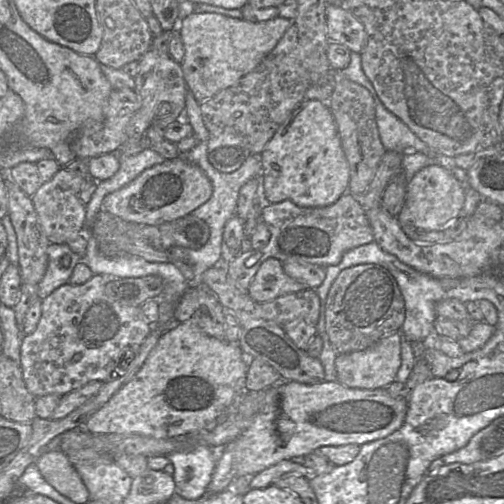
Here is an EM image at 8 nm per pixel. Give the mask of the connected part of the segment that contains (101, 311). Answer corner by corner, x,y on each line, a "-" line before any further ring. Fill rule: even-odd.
95,274
92,276
92,278
90,280
88,280
87,282
80,284
80,285
72,285
70,283
66,283
66,284
62,285
61,287
59,287
58,289
54,290
48,297
46,297
45,299
42,300
42,314
41,314
41,318
39,320
39,323
37,325
37,328
35,329
35,331
32,334
26,335
23,337
22,344
20,347
20,361
21,361
20,367
21,367
21,371
22,371
22,375
23,375
23,380
26,384
26,388
35,398
39,398
41,396
45,396
45,395
49,395
49,394
57,394
57,395
63,397
63,396
69,394
70,392
86,385
87,383
89,383
91,381
108,382
108,381
114,380
115,378
119,377
116,370
114,370
114,369
120,363
120,359
122,358
123,354
125,352
133,351
133,349
137,349
137,354
138,354
139,347
141,346
142,342
147,338
147,336
150,334
150,331
152,330
153,326
146,320
146,318
141,310
141,307
139,307
139,306
126,306
126,305
119,304
118,302
110,299
105,294
105,283
107,281
109,281
111,278
120,278
120,277

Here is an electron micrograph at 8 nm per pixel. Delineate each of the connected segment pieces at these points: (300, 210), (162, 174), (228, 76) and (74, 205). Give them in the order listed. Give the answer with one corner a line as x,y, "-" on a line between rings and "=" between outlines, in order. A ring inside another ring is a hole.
349,192
326,207
301,207
290,200
270,204
263,208
261,220
271,233
268,244
259,250
243,252
227,264
228,275
240,290
248,291
260,266
269,258
276,258
282,263
327,267
339,264
347,251
374,242
374,233
367,213
360,199
=
177,157
145,170
128,185
105,196
102,207
126,222
160,225
191,214
212,194
213,185
205,172
199,166
=
194,12
188,15
175,28
185,50
181,68
187,89
202,103
235,86
275,48
292,22
280,16
264,22
249,22
218,13
=
60,168
53,178
41,184
31,197
41,228
50,243
65,244
85,231
86,206
79,198
79,193
85,181
85,178
67,171
65,168

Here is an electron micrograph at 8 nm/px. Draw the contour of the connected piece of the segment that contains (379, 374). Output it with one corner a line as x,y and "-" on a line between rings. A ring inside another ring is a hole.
401,330
382,337
363,350
338,354
335,359
337,381
349,388
385,388
395,381
401,365

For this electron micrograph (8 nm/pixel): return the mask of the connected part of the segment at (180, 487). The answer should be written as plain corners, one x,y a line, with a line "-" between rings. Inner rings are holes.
198,434
186,437
193,441
190,448
167,455
174,466
175,493
189,500
199,499
207,492
221,451
195,442

